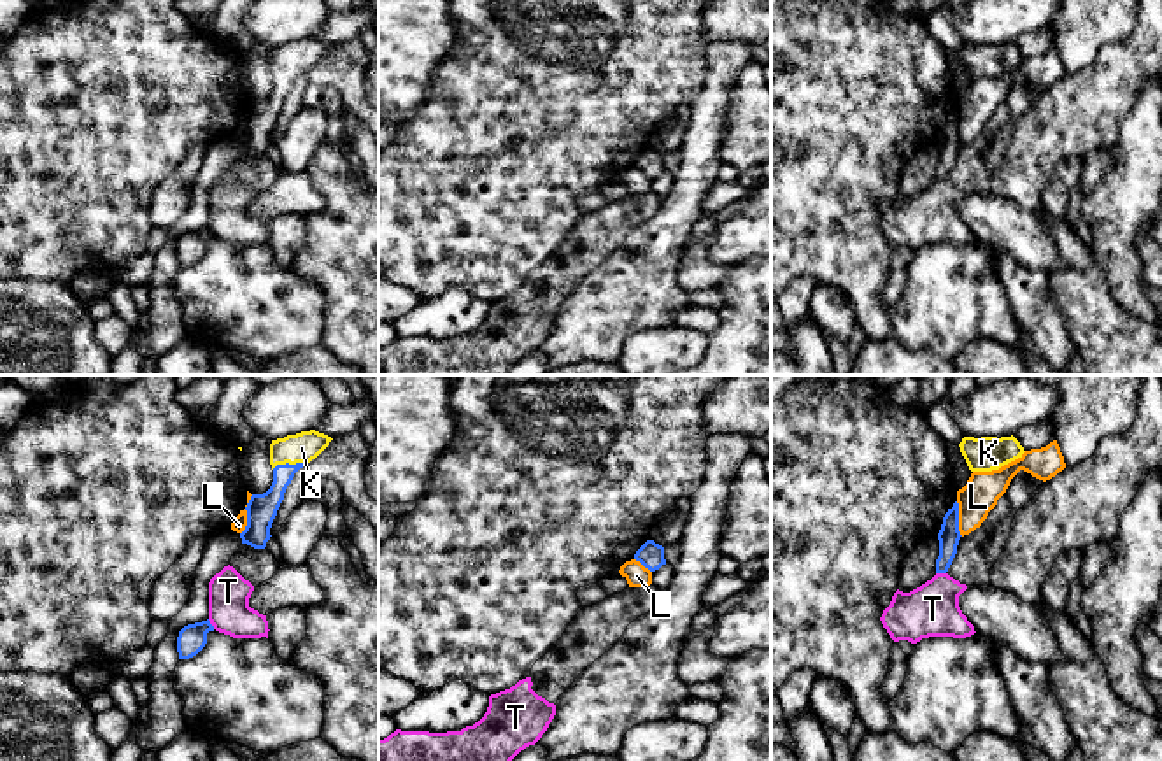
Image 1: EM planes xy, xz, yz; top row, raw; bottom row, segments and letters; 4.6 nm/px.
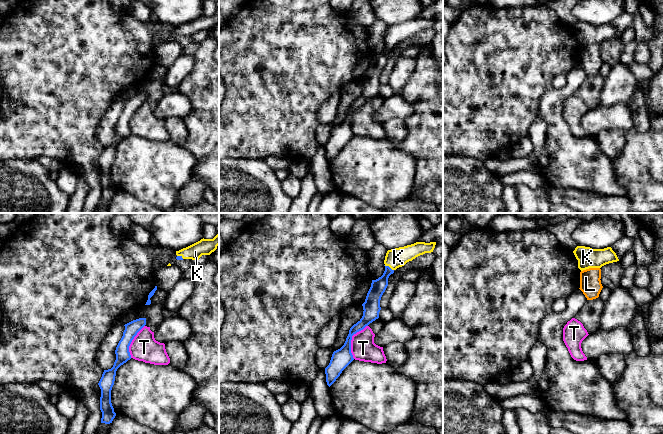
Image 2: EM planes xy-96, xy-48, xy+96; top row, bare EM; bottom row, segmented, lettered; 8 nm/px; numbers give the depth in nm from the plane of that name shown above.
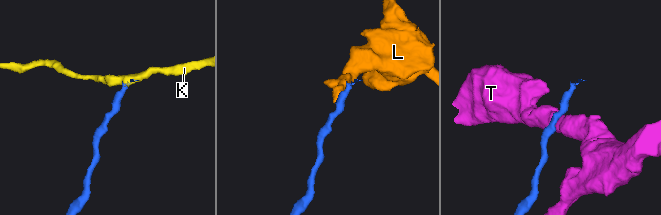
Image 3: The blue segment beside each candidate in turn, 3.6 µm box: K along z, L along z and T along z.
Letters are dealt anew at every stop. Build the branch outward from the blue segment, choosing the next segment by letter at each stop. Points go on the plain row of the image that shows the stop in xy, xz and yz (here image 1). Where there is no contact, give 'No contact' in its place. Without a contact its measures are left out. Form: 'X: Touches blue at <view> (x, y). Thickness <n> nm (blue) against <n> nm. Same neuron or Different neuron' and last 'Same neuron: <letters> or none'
K: Touches blue at xy (288, 71). Thickness 140 nm (blue) against 140 nm. Same neuron
L: Touches blue at xy (247, 121). Thickness 140 nm (blue) against 70 nm. Different neuron
T: Touches blue at xy (211, 232). Thickness 130 nm (blue) against 190 nm. Different neuron
Same neuron: K

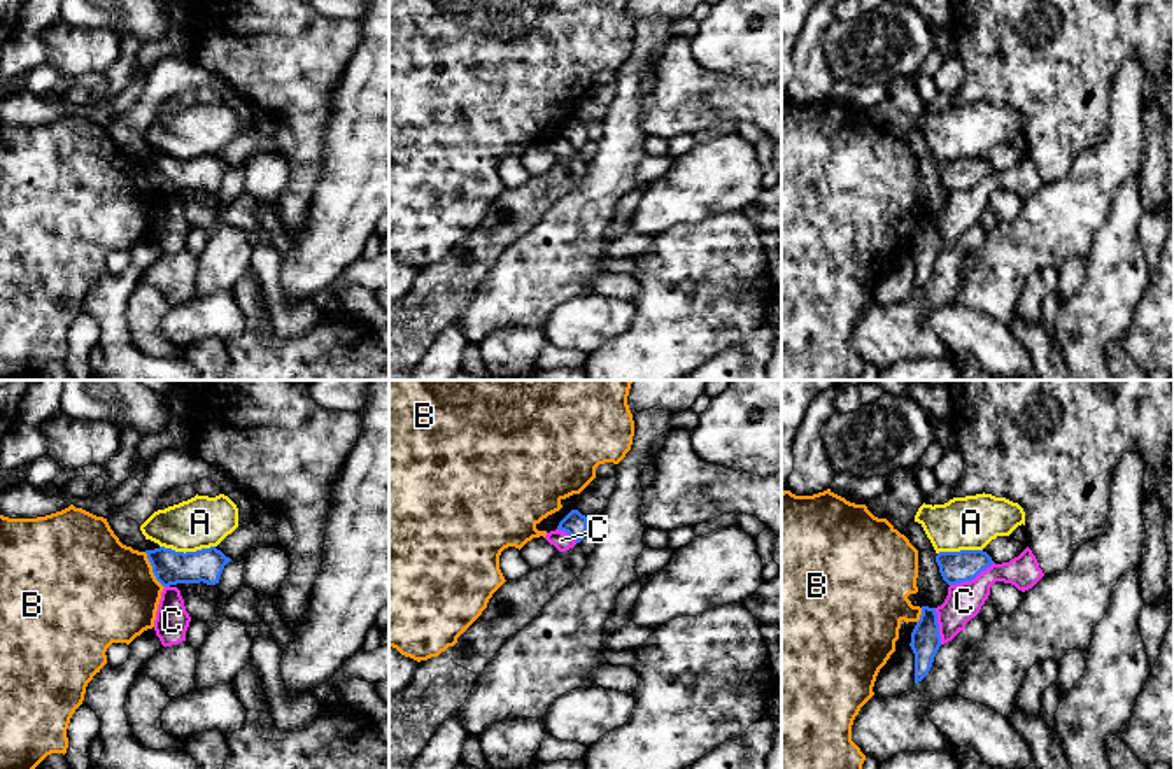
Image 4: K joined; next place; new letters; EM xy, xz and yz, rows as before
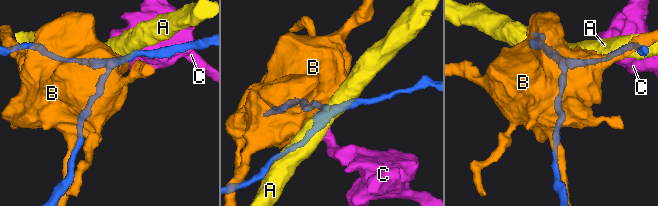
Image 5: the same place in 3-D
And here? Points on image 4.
A: Touches blue at xy (188, 160). Thickness 160 nm (blue) against 240 nm. Different neuron
B: Touches blue at xy (153, 177). Thickness 160 nm (blue) against 480 nm. Different neuron
C: Touches blue at yz (971, 186). Thickness 140 nm (blue) against 160 nm. Different neuron
Same neuron: none

